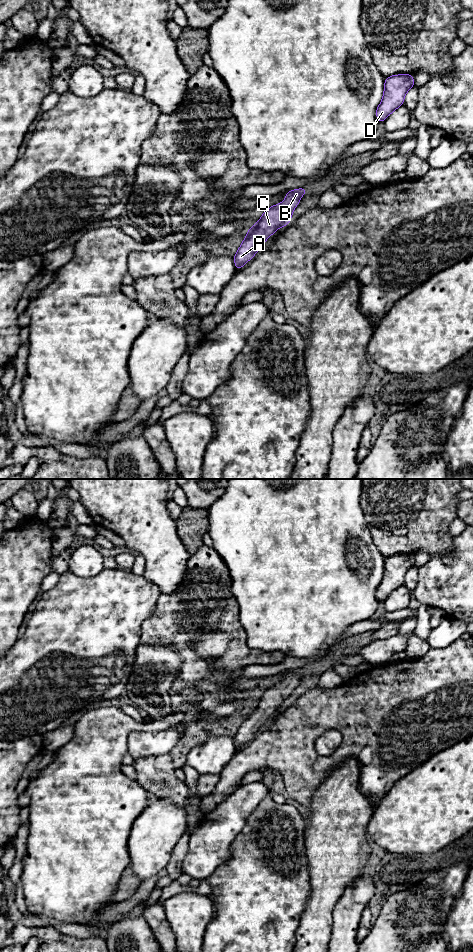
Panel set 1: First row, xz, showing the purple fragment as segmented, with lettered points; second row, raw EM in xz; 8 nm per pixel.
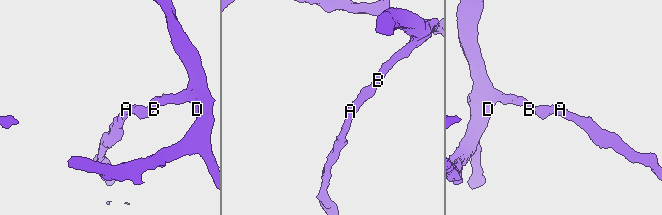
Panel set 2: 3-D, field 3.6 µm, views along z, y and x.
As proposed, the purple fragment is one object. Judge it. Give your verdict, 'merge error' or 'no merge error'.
no merge error

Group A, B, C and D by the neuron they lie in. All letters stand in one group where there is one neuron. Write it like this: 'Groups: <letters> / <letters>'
Groups: A B C D

